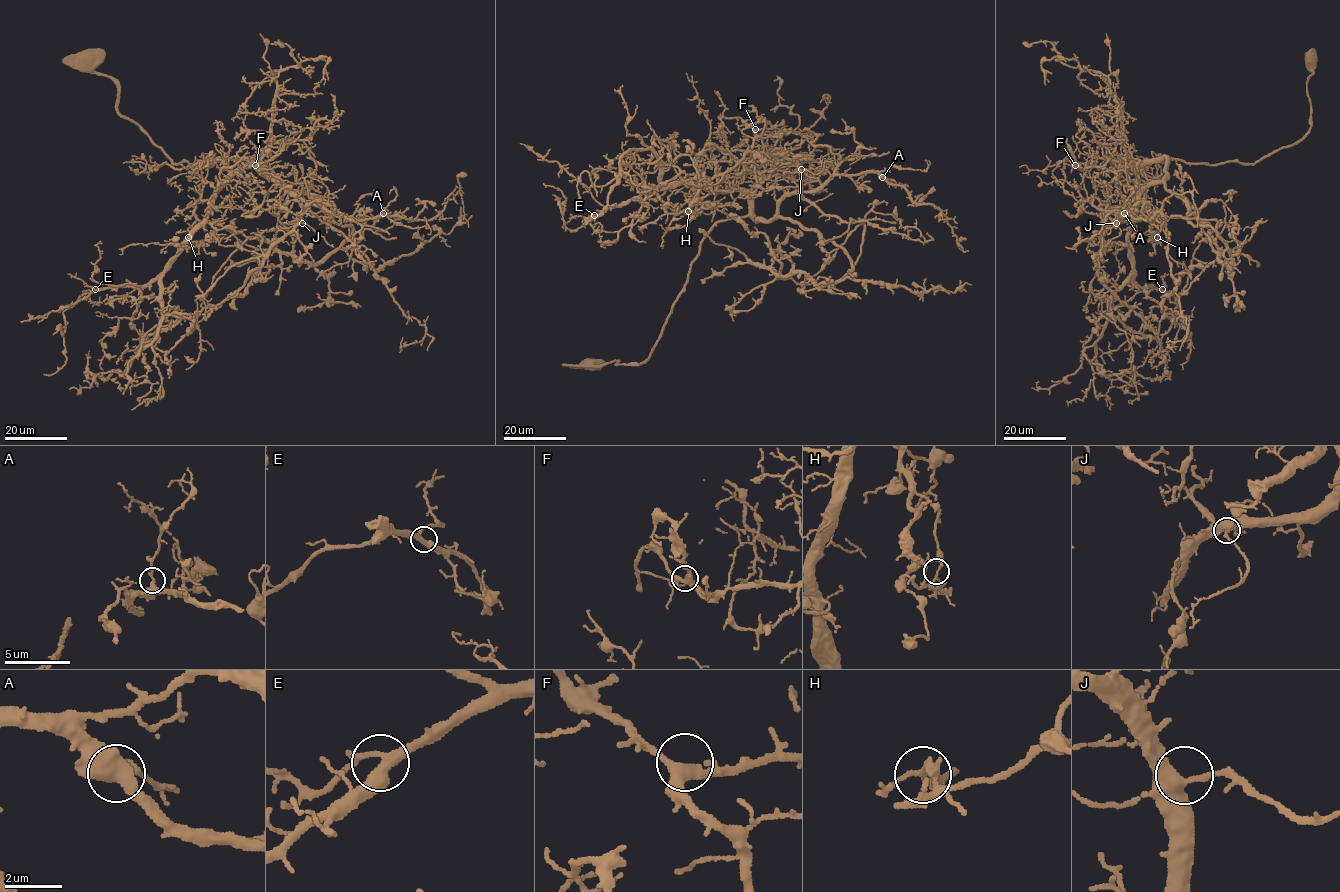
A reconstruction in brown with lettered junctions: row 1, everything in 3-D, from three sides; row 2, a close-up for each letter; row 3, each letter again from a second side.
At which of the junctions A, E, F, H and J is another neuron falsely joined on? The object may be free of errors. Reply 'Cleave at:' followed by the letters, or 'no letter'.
Cleave at: H

